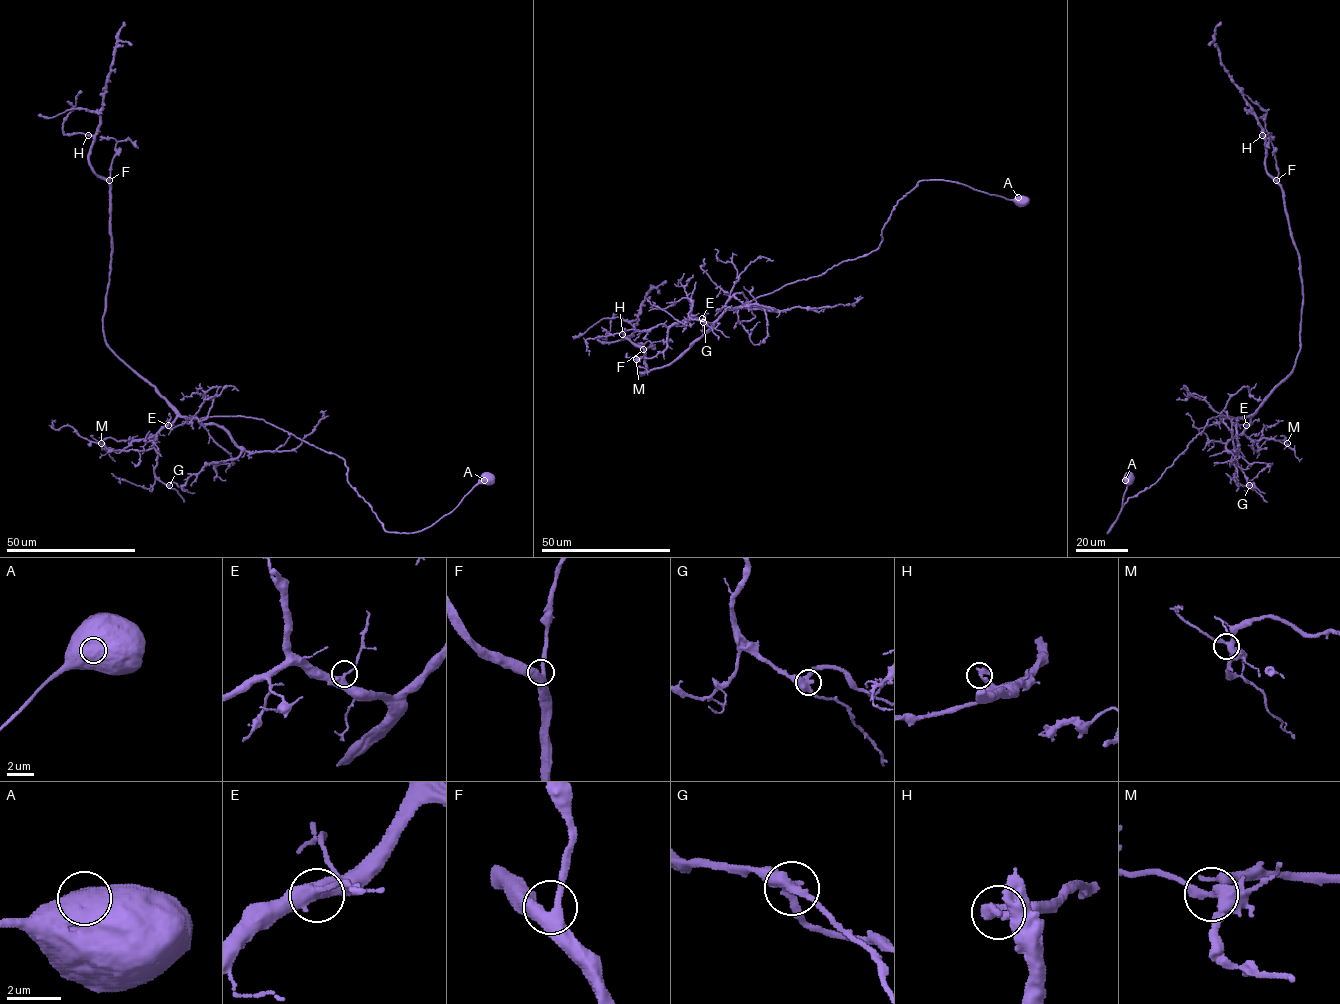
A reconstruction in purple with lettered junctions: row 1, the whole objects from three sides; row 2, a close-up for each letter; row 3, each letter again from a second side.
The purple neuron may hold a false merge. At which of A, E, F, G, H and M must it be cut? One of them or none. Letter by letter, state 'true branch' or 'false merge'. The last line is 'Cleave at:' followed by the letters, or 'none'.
A: true branch
E: true branch
F: true branch
G: true branch
H: true branch
M: true branch
Cleave at: none

